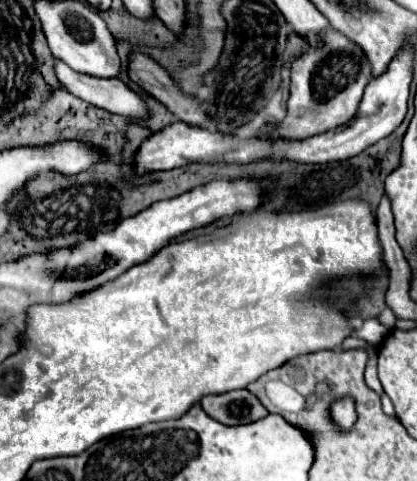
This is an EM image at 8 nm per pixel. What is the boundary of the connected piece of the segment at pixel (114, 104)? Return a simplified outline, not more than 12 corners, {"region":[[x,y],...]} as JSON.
{"region":[[71,70],[55,76],[73,96],[119,116],[141,118],[145,102],[119,78]]}

